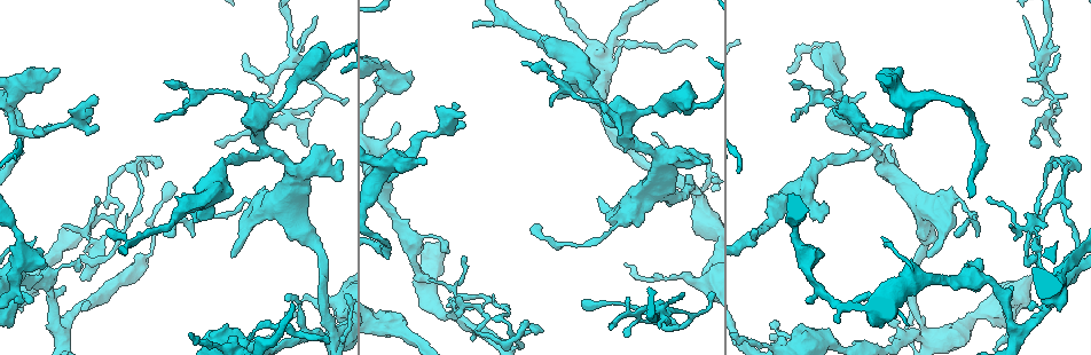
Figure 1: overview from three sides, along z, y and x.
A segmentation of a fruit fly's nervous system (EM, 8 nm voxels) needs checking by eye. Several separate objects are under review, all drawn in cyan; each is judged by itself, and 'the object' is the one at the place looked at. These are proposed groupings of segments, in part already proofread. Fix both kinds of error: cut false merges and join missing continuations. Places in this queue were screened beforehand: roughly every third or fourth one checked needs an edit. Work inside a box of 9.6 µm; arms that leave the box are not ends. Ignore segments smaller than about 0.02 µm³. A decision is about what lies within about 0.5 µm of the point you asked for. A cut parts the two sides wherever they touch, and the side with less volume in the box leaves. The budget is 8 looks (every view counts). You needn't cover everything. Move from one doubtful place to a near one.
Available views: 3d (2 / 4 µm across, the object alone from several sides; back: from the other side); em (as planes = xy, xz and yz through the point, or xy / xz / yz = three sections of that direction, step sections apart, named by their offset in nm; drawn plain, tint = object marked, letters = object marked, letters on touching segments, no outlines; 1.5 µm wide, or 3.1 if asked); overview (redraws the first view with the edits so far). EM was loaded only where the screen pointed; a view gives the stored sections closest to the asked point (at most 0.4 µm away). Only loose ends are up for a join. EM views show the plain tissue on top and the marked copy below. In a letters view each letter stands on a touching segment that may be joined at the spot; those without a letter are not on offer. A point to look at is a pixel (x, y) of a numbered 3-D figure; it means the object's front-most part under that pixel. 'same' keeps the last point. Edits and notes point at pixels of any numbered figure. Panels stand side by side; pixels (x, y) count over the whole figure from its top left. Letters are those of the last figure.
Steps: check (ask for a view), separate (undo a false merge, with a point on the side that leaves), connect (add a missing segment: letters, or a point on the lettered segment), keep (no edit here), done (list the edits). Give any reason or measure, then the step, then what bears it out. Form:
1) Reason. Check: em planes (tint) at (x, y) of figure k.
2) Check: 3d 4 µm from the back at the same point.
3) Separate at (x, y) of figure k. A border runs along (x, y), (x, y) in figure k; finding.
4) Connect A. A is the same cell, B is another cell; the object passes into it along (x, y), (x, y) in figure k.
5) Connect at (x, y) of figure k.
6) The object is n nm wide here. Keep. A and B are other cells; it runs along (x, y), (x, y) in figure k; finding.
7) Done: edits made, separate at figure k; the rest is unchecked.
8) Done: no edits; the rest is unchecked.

Branch stops here. Check: 3d 2 µm at (261, 95) of figure 1.

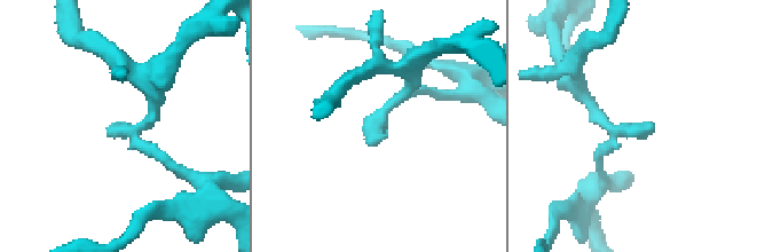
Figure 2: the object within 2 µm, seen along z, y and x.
Check: em planes (letters) at (652, 125) of figure 2.

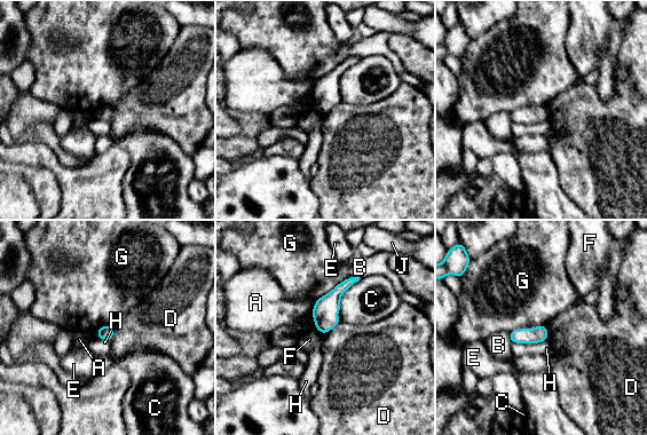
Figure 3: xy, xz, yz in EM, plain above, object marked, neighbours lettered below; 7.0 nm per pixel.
The object is 100 nm wide here. Keep. A, B, C, D, E, F, G, H and J are other cells; a border runs along (341, 321), (323, 334) in figure 3; no lettered segment goes on from it.

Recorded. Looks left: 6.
Thin end. Check: 3d 4 µm from the back at (1011, 225) of figure 1.

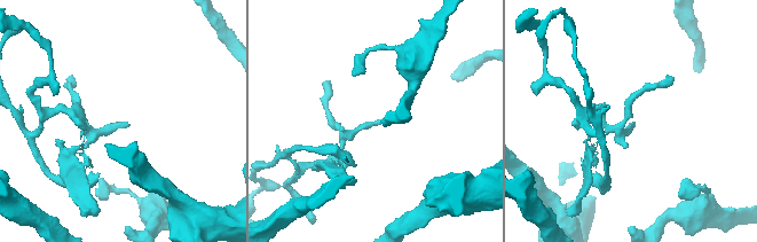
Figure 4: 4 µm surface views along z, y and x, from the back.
Need the tissue. Check: em planes (letters) at (126, 122) of figure 4.

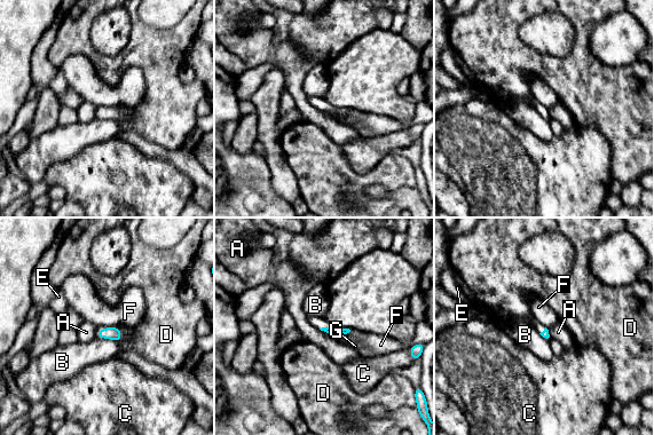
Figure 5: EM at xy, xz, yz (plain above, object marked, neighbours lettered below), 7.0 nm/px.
The longest contact is with B, 180 nm. Connect at (318, 323) of figure 5. E is the same cell, A, B, C, D, F and G are other cells; the object passes into it along (332, 330), (323, 327), (318, 323) in figure 5; the neuron continues.

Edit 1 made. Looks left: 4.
Tapers out. Check: em planes (letters) at (975, 236) of figure 1.

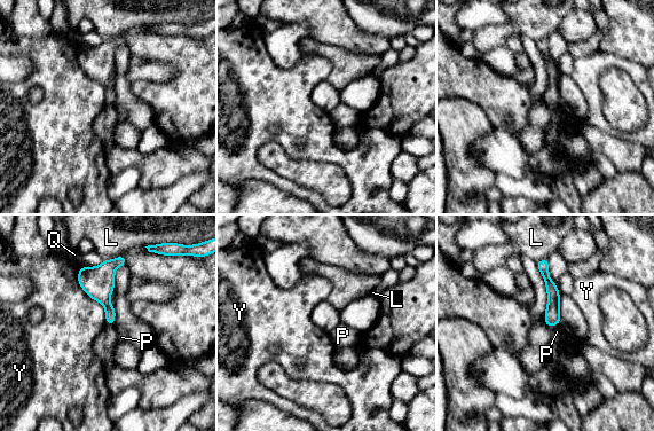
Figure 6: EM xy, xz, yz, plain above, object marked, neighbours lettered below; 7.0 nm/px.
Keep. L, P, Q and Y are other cells; none of them fits.

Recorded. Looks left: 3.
Done: edits made, connect at figure 5; the rest is unchecked.

